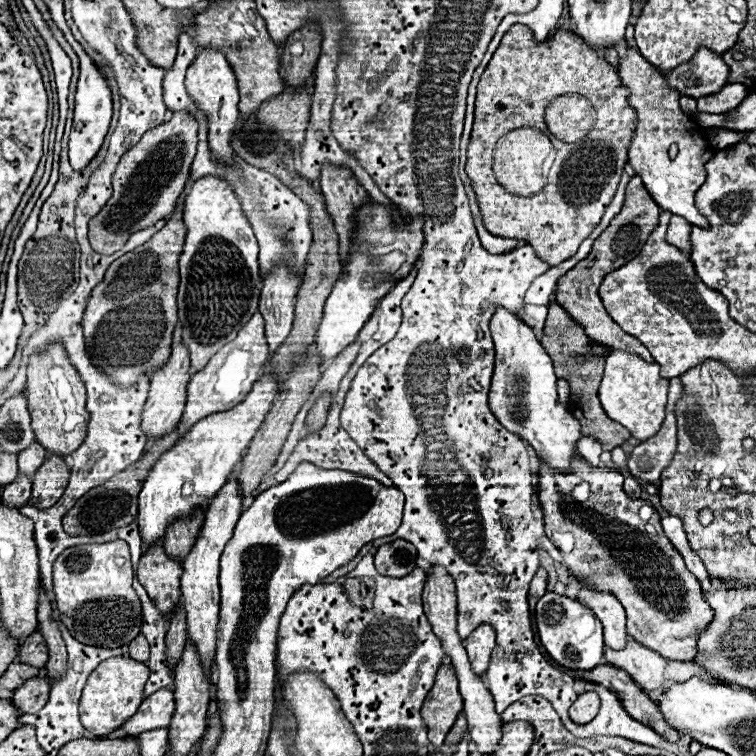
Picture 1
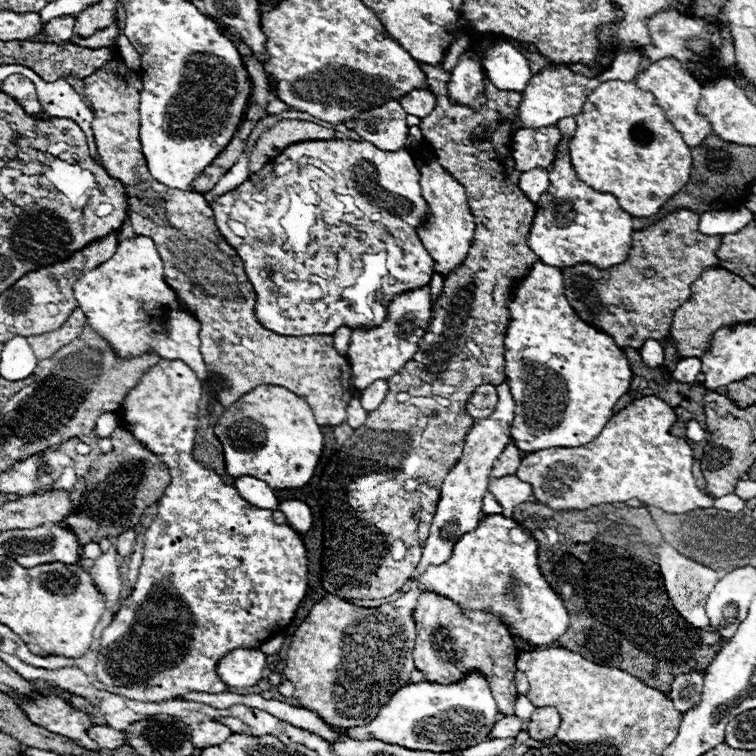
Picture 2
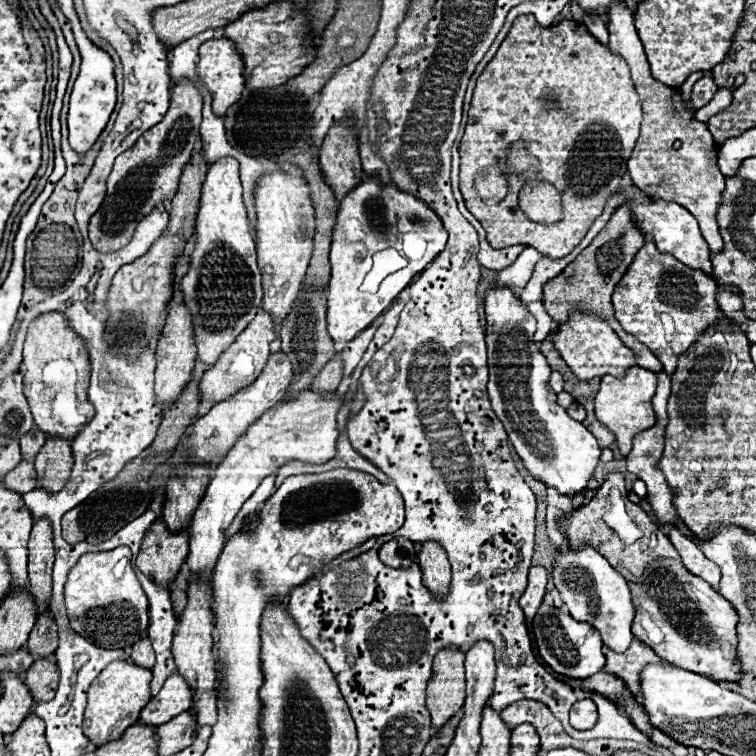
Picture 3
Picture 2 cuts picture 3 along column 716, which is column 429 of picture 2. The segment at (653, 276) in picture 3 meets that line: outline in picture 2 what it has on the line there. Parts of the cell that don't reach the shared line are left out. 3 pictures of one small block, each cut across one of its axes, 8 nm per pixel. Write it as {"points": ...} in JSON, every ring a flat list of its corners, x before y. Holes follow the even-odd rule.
{"points":[[424,286,424,290,410,290,410,294,402,294,402,298,394,298,394,302,390,302,388,318,380,328,376,326,374,330,352,330,352,340,348,348,352,384,358,390,364,390,374,380,388,380,398,374,404,364,418,352,418,342,430,326,430,314,430,286]]}

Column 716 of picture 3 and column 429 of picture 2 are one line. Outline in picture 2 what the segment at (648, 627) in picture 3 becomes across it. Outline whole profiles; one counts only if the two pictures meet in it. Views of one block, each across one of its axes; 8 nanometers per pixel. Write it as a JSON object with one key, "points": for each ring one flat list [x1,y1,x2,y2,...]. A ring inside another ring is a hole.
{"points":[[426,592,418,598,414,620,416,620,416,642,418,642,414,646,414,662,416,668,426,676,426,680,452,684,464,678,470,670,476,670,488,680,498,712,504,716,514,714,514,702,518,698,514,684,514,672,516,672,514,664,518,650,514,646,510,632,502,622,482,612,462,614,454,602,450,602,448,598,438,598,438,594,434,592]]}

